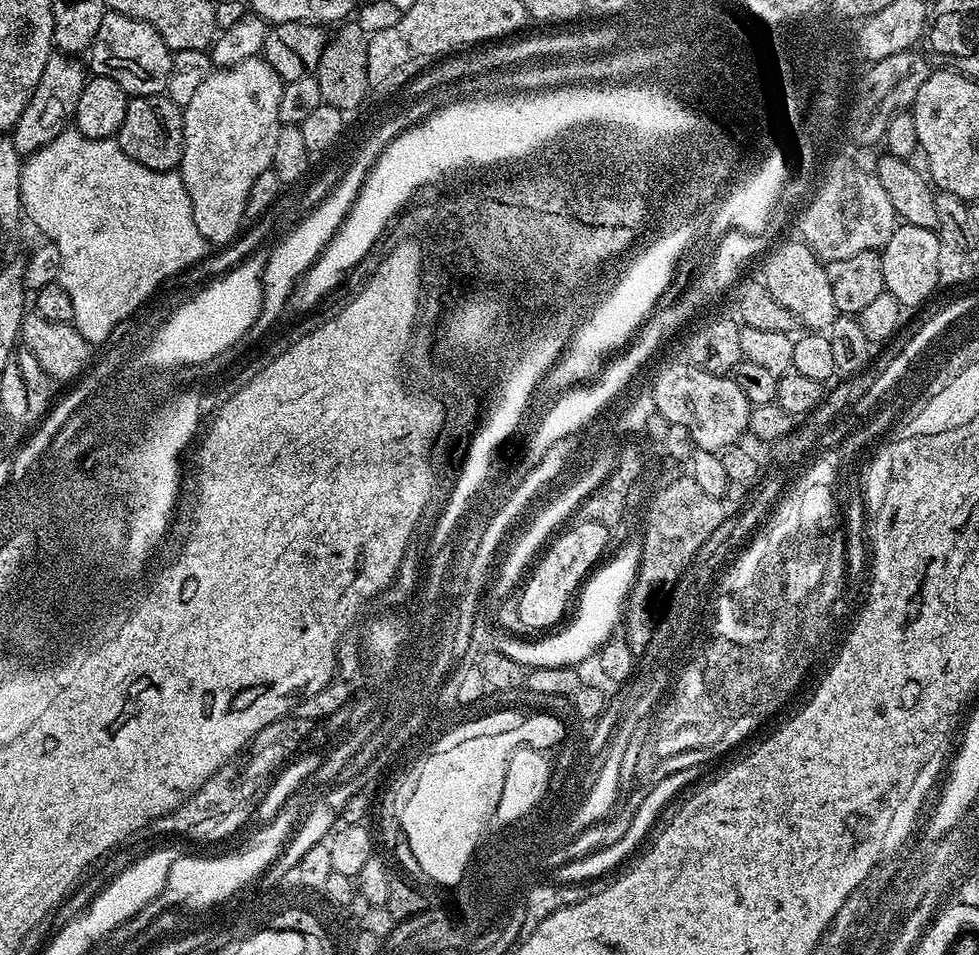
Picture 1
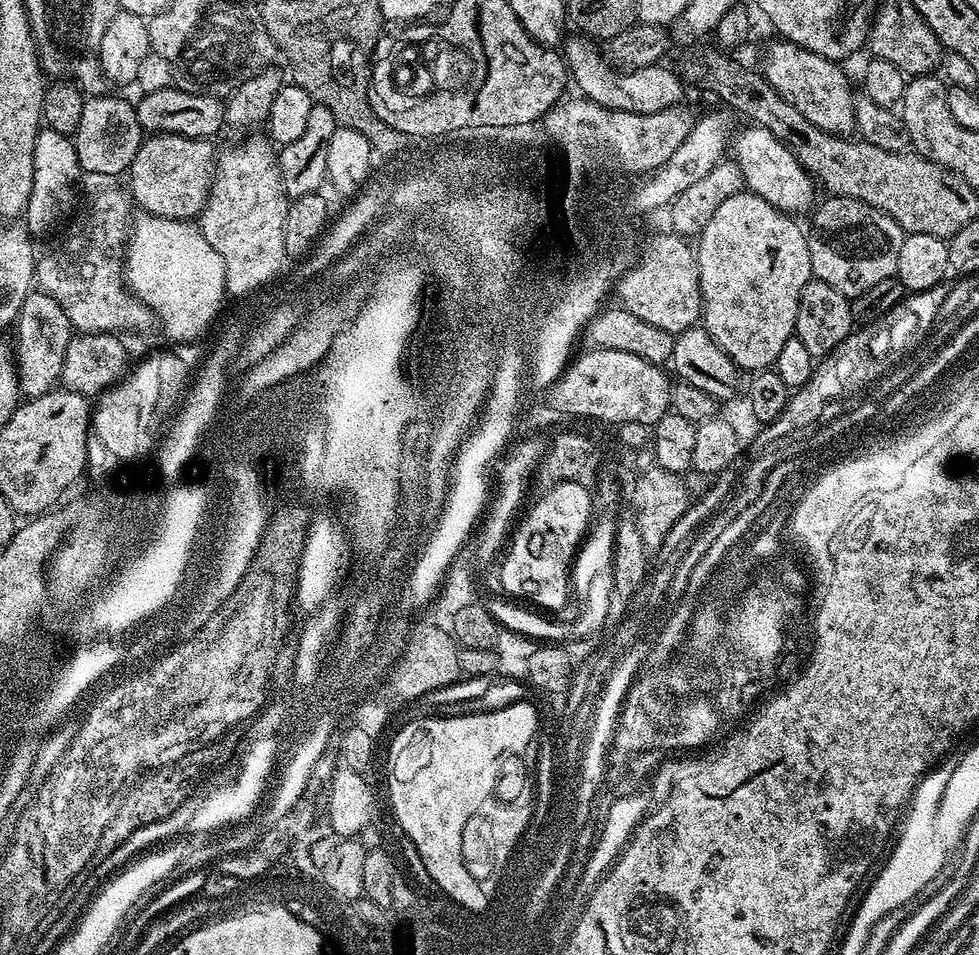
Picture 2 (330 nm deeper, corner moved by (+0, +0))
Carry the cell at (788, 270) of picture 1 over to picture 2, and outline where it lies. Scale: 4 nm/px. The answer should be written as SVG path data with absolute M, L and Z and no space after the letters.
M745 190L726 198L698 237L700 248L698 244L695 254L700 271L702 324L741 370L764 370L775 365L782 346L793 339L804 287L813 279L808 237L805 229L800 229L795 222L791 215Z

